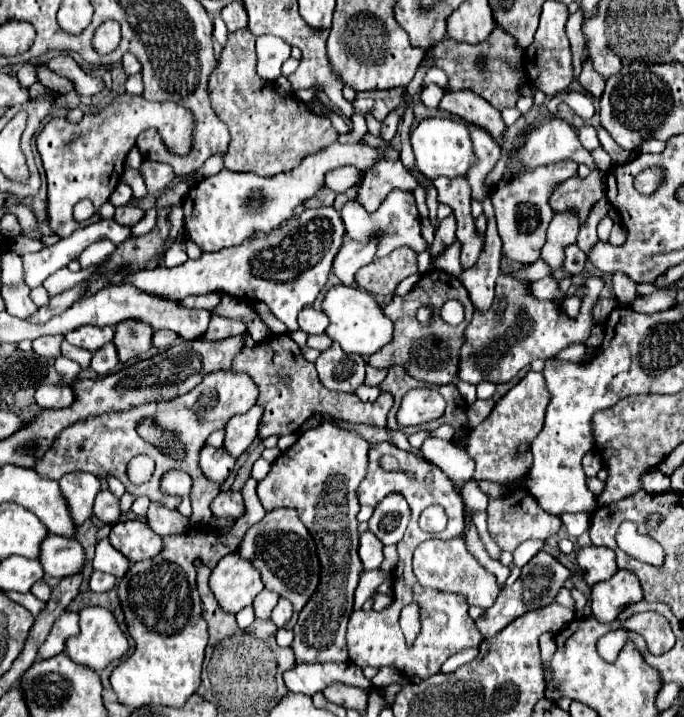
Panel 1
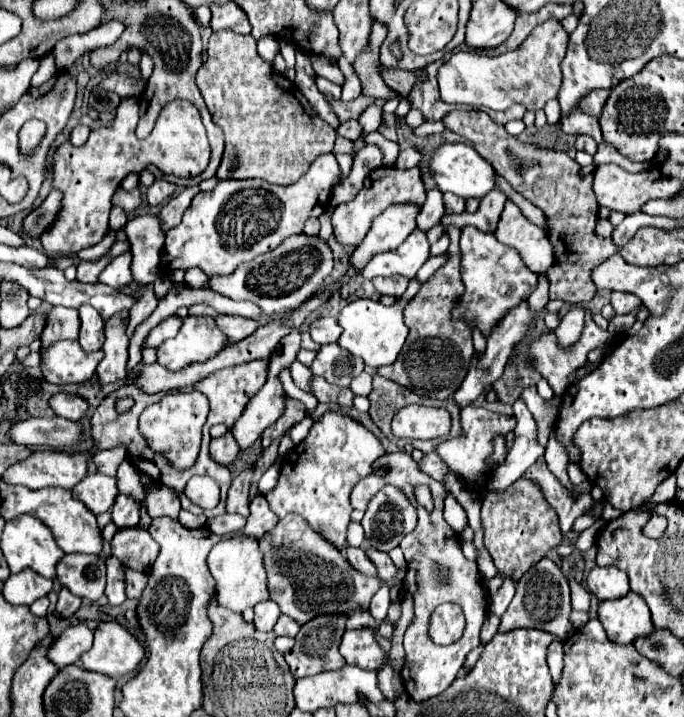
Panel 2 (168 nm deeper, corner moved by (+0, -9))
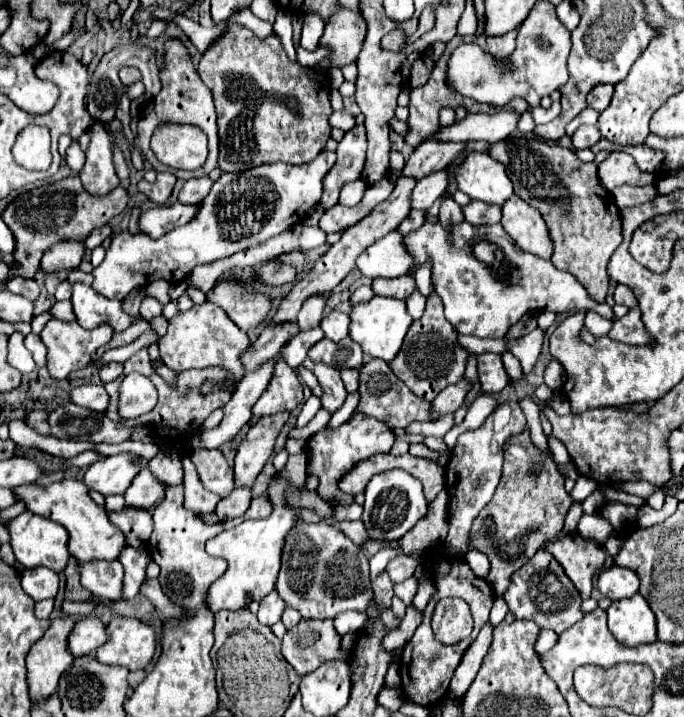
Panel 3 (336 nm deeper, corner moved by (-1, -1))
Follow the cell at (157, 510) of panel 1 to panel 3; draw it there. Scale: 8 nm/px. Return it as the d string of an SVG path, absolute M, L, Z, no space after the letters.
M157 453L147 467L167 487L183 483L183 467L181 467L181 457L177 453Z

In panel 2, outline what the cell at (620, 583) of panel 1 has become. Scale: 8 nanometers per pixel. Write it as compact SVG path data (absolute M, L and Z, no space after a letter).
M634 591L616 601L602 601L598 619L608 633L608 639L614 643L632 643L636 637L648 635L654 627L648 615L648 605Z

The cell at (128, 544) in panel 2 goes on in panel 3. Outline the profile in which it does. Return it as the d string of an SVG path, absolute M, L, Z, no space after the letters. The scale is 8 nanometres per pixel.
M123 507L119 513L109 513L111 523L115 523L127 537L127 545L143 547L153 531L153 519L147 509Z

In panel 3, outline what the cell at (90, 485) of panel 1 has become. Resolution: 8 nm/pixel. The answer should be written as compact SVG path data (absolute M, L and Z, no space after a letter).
M133 453L103 457L101 461L93 463L89 467L89 471L85 473L85 485L103 495L125 493L133 481L133 477L141 469L143 467L137 463L137 455L133 455Z

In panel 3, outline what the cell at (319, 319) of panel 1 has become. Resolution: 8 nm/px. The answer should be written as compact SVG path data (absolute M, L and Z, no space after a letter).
M331 311L327 317L323 317L321 329L325 331L325 337L337 343L349 335L349 315L341 311Z

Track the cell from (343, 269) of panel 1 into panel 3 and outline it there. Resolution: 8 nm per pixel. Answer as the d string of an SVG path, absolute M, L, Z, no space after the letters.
M447 169L443 171L435 171L433 175L423 177L421 181L417 181L413 193L411 193L411 203L413 209L429 209L433 205L433 201L437 201L445 189L449 185L449 177L447 177Z

